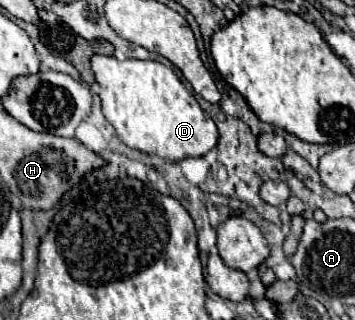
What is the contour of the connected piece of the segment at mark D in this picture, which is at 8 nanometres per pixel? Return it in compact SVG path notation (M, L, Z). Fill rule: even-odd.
M95 54L91 70L99 86L97 94L103 102L103 114L129 148L173 162L189 156L205 156L215 148L219 138L215 122L201 110L197 98L169 66L153 60L119 62L115 56Z

